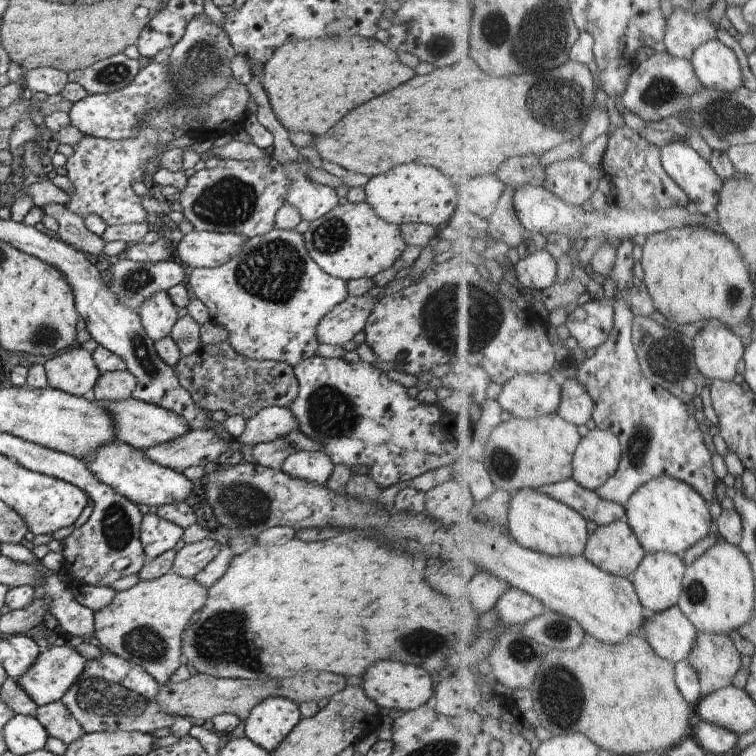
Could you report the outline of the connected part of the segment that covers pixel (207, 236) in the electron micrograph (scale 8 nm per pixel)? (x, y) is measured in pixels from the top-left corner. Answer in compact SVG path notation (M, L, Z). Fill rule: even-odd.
M194 230L175 243L175 258L191 268L218 267L238 254L246 240L242 234Z

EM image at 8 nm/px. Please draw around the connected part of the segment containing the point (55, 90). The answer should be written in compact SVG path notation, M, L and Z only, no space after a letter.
M36 68L25 71L28 93L33 97L56 96L68 84L68 76L56 68Z

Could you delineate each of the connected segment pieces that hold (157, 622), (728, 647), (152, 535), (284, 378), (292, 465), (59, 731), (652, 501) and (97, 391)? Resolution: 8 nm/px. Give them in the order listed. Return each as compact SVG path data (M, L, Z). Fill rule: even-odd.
M170 571L160 578L141 580L129 590L116 592L108 606L94 613L94 637L116 656L144 668L162 688L181 666L181 636L193 614L204 607L207 595L198 580Z
M700 631L696 645L690 660L700 672L705 696L735 685L744 662L733 633Z
M157 514L144 515L140 526L140 542L145 558L154 560L160 554L174 549L183 535L184 529L168 520L159 518Z
M227 341L219 344L201 344L200 348L190 354L190 356L182 356L180 362L173 368L178 376L180 383L187 390L192 401L200 408L206 411L224 410L228 417L240 416L244 417L244 421L249 420L260 410L270 406L290 407L298 395L299 384L296 376L294 376L293 368L284 362L258 361L245 358L244 354L236 353L235 349Z
M322 451L296 452L282 464L281 470L298 480L327 486L335 465Z
M62 701L39 706L35 718L44 726L49 737L62 740L67 746L85 734L84 728L76 722Z
M661 477L645 485L627 503L628 521L650 553L670 552L683 555L716 530L712 504L692 484L678 478Z
M127 370L101 374L90 393L91 399L102 402L118 402L132 398L137 379Z

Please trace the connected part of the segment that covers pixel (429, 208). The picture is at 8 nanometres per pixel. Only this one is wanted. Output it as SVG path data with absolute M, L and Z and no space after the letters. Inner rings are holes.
M402 164L386 174L370 178L365 186L365 196L365 202L372 206L379 218L401 230L406 224L428 224L444 234L451 217L458 210L452 182L440 170L420 164Z

